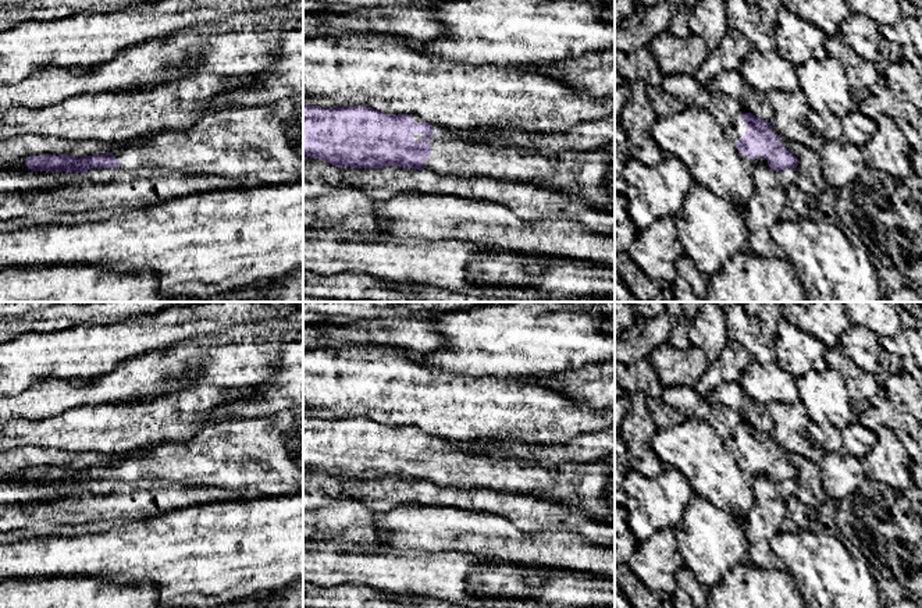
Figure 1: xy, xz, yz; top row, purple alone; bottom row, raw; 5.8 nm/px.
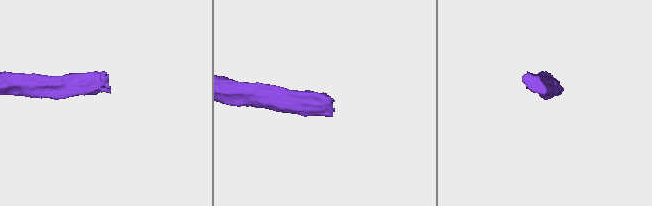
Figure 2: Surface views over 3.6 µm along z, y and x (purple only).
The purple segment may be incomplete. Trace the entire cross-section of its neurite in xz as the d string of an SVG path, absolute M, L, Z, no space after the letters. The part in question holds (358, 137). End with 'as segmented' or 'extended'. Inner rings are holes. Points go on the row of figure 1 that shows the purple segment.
M303 103L303 156L338 167L428 170L438 175L481 177L531 184L577 196L615 213L615 146L592 150L538 150L521 142L471 139L463 129L421 121L409 114L385 114L367 106L327 109Z | extended

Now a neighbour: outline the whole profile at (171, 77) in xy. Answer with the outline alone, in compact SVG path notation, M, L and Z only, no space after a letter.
M170 72L167 75L160 75L160 77L152 78L147 82L135 82L129 88L125 88L122 90L127 90L127 92L150 90L154 86L171 83L171 82L184 79L189 75L193 75L193 72Z

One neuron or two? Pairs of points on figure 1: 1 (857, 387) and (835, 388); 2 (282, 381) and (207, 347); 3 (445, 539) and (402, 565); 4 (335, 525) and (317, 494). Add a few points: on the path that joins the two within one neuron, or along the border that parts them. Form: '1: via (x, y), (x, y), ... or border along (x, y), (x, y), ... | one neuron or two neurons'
1: border along (828, 366), (840, 374), (853, 401) | two neurons
2: border along (284, 347), (280, 365), (266, 380), (252, 387) | two neurons
3: border along (394, 550), (459, 551) | two neurons
4: border along (326, 505), (317, 508) | two neurons

